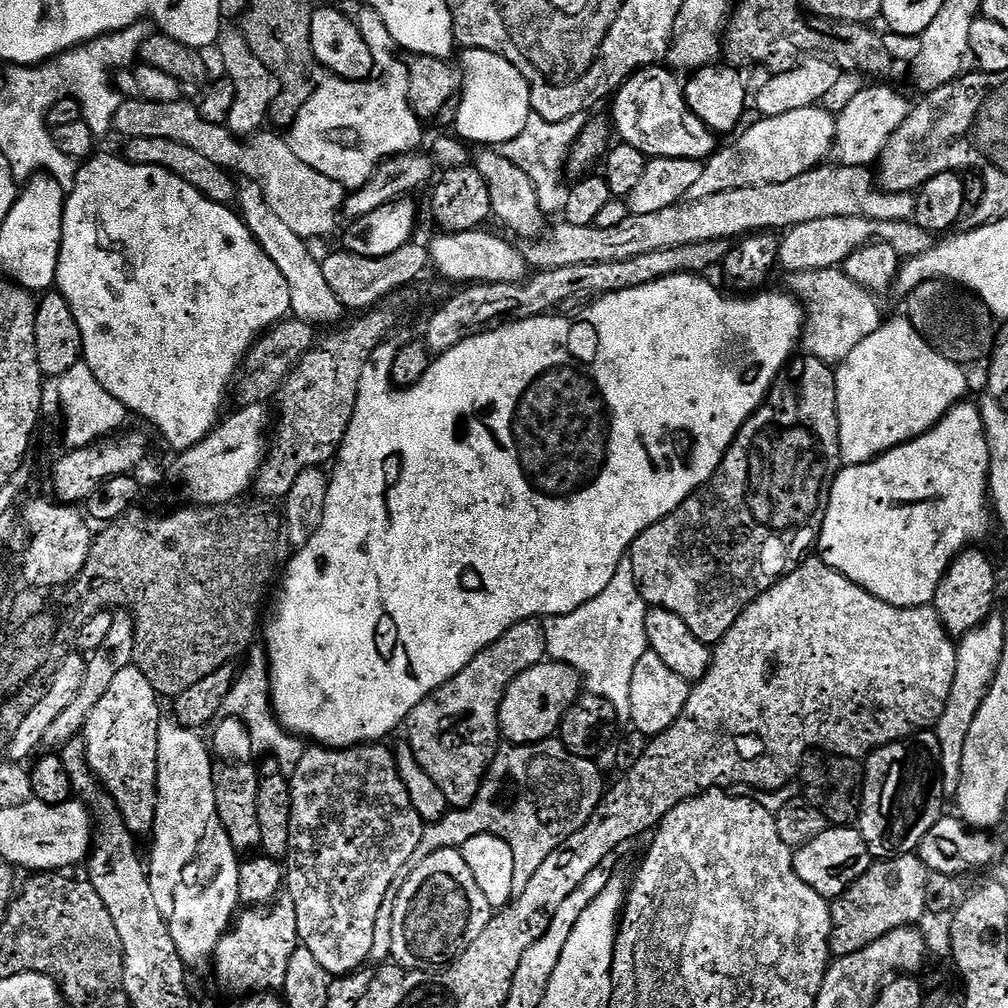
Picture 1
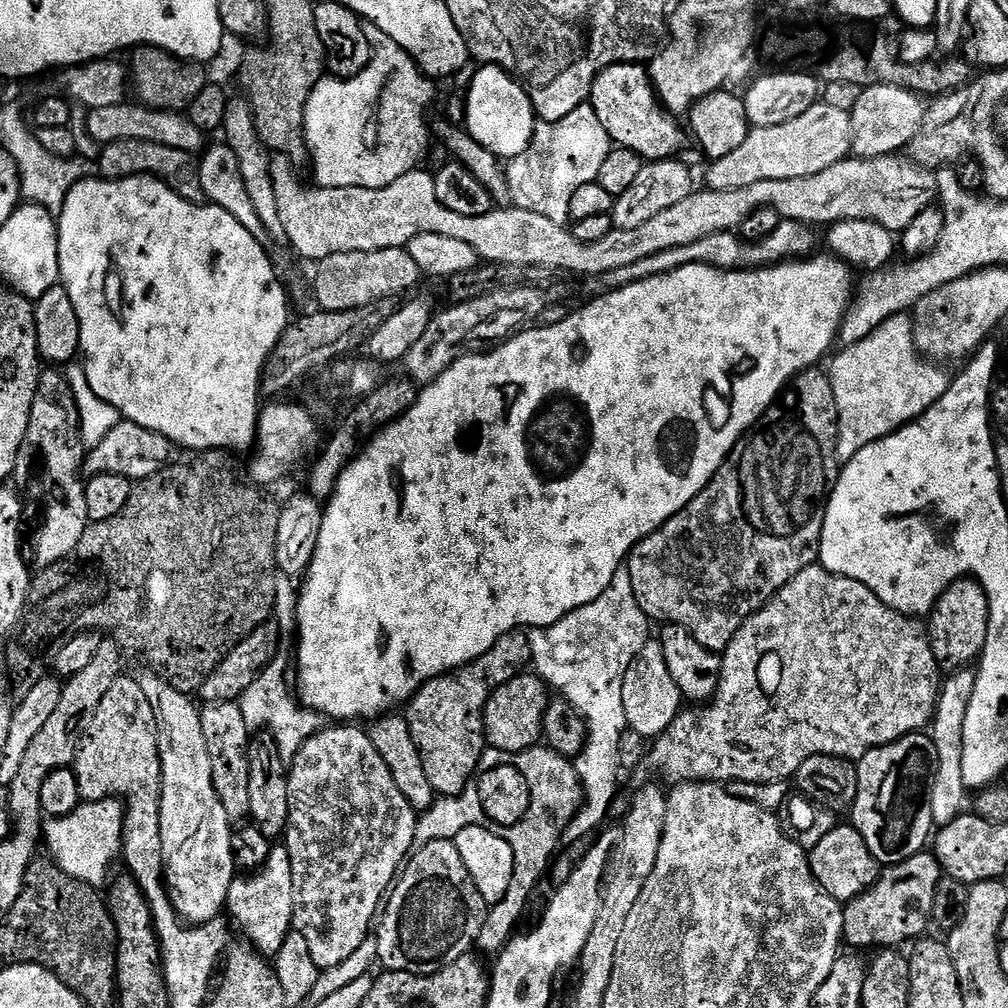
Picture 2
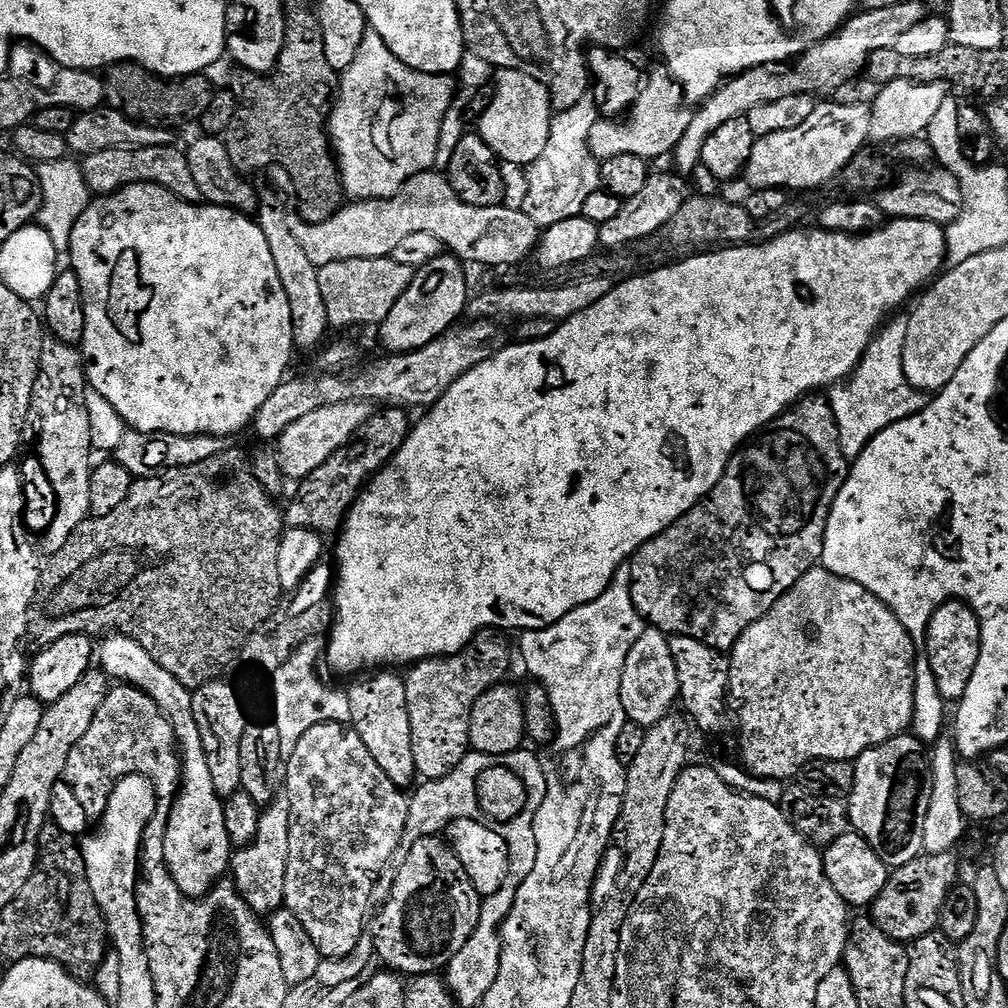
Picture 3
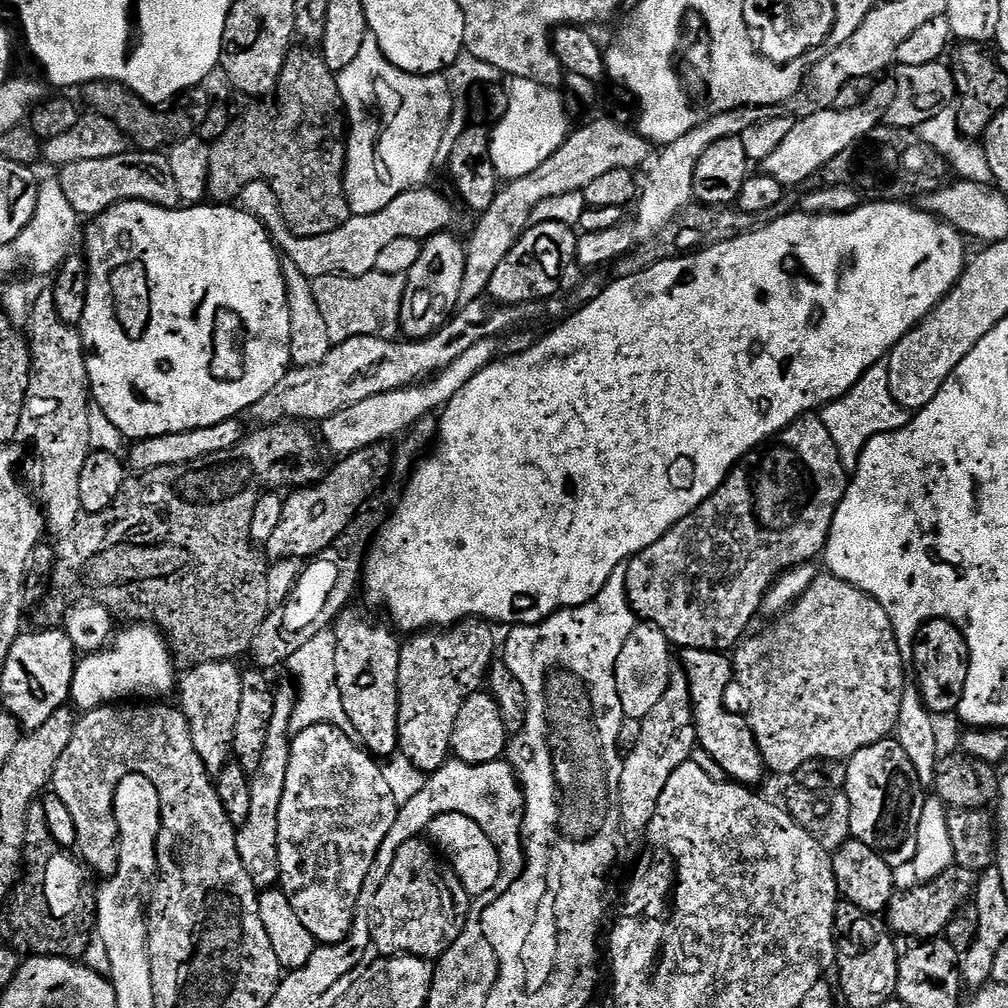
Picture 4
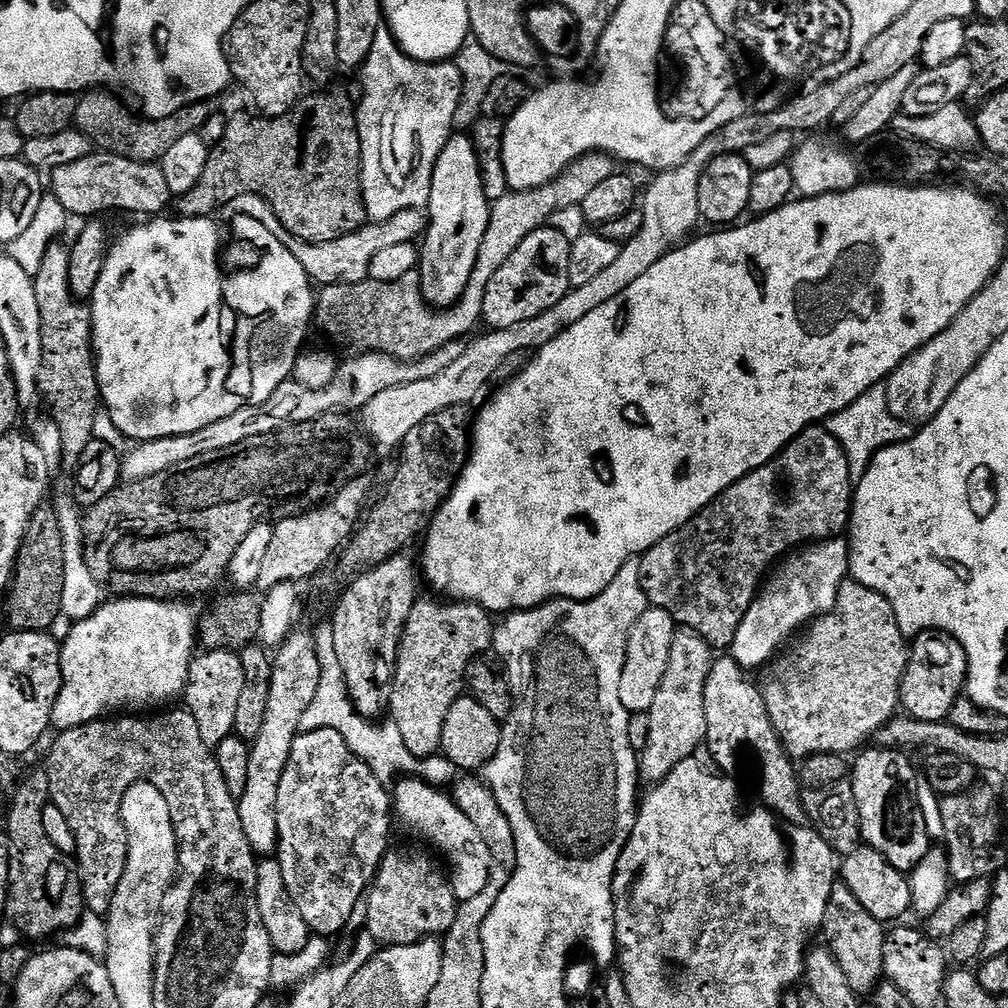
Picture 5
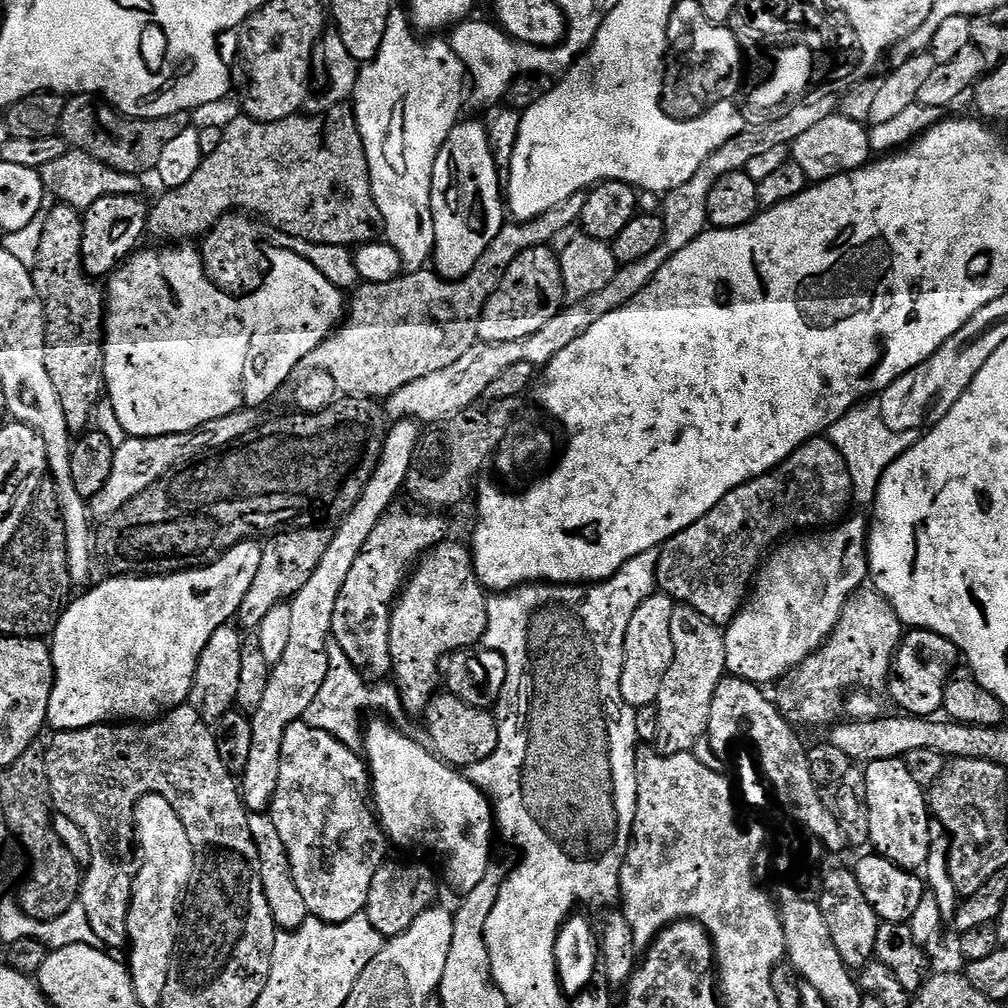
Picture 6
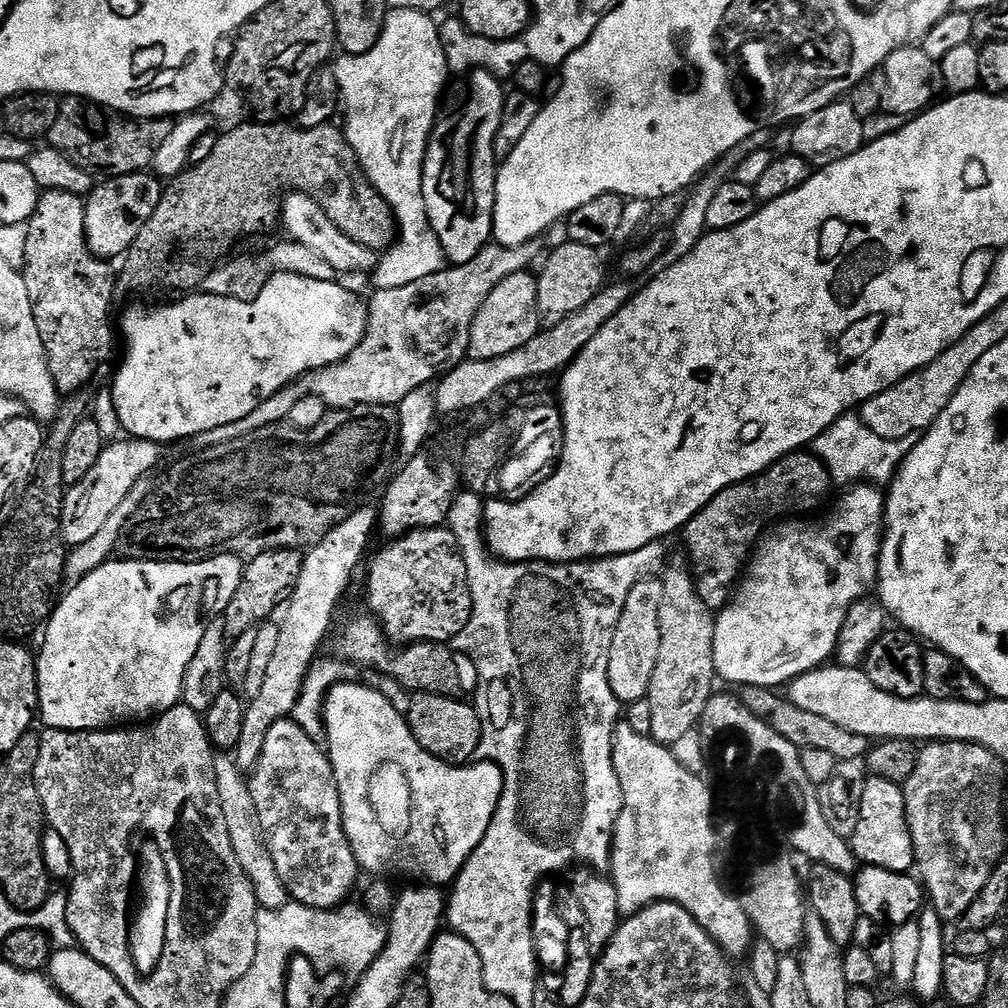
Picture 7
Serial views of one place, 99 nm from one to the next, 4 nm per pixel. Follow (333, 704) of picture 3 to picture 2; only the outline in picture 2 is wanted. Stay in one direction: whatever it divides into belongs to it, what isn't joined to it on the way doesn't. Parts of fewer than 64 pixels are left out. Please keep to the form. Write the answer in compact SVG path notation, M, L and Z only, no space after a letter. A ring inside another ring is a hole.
M275 659L264 668L256 680L252 682L238 699L242 718L246 721L249 733L269 731L280 745L280 753L285 764L291 765L298 750L313 736L325 727L326 720L320 713L305 708L294 693L290 676L286 674L286 666L281 659Z

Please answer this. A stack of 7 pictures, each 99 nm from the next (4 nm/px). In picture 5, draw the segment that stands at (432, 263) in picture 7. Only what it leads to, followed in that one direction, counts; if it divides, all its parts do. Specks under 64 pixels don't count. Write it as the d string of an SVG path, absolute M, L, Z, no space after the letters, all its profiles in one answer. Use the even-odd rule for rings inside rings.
M382 26L378 30L378 38L374 38L372 52L367 55L367 60L361 65L358 75L365 96L361 102L359 100L357 111L360 145L364 147L360 155L360 188L364 191L364 205L369 221L389 220L402 210L411 208L427 209L438 154L442 154L446 142L454 135L452 123L464 85L462 74L452 62L422 64L411 60L401 52L400 45L396 43L387 27Z

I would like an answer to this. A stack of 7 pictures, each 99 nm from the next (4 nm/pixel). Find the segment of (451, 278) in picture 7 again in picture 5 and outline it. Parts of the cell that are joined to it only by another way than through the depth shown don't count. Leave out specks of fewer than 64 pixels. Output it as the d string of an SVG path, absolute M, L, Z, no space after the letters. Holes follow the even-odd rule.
M588 153L580 156L563 172L562 176L556 176L548 184L532 189L531 192L517 192L509 190L505 196L491 201L490 211L492 217L488 223L486 234L482 238L482 246L478 250L478 258L474 266L474 274L462 294L462 298L453 304L451 308L437 310L431 304L424 301L424 295L420 289L420 273L413 270L404 274L402 278L392 282L380 282L366 279L360 284L326 284L318 292L318 324L321 324L328 332L360 332L361 349L373 352L383 352L385 356L393 356L399 360L420 360L428 356L434 350L438 350L447 344L455 344L463 341L467 332L477 331L476 323L482 320L482 302L486 298L486 286L490 286L490 278L498 274L502 262L522 246L522 242L536 228L543 228L549 223L549 219L556 211L579 206L606 178L615 175L615 161L604 153Z

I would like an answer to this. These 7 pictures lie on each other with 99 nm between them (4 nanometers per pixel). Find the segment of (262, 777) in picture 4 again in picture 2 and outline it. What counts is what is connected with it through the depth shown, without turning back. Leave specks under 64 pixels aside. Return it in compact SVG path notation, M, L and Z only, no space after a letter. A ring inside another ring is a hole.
M274 846L270 850L270 858L266 858L261 868L251 874L237 875L230 882L226 912L231 923L242 933L243 939L257 952L268 958L279 954L282 944L294 930L294 870L290 866L287 847Z

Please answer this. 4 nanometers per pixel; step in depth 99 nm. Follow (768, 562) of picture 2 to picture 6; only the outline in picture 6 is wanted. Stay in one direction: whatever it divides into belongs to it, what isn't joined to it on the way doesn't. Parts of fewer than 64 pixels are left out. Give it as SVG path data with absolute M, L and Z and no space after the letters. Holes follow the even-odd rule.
M831 439L810 440L795 448L771 472L756 476L750 482L730 490L709 512L702 514L698 522L686 526L686 530L674 534L666 543L660 545L656 587L677 605L694 609L703 620L717 626L727 626L732 623L732 619L739 614L744 601L748 599L754 577L769 549L777 542L783 541L791 533L788 532L791 528L820 530L825 526L835 525L845 515L843 512L847 510L851 500L852 483L844 459L832 445Z

